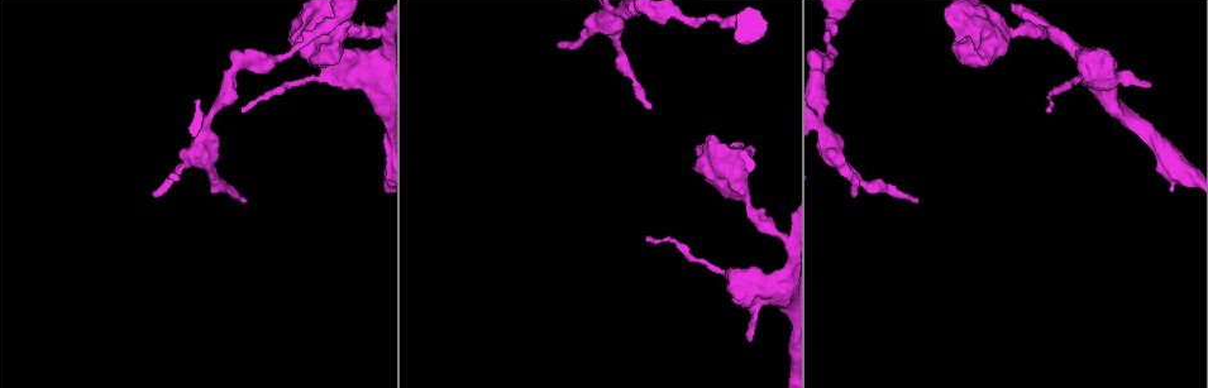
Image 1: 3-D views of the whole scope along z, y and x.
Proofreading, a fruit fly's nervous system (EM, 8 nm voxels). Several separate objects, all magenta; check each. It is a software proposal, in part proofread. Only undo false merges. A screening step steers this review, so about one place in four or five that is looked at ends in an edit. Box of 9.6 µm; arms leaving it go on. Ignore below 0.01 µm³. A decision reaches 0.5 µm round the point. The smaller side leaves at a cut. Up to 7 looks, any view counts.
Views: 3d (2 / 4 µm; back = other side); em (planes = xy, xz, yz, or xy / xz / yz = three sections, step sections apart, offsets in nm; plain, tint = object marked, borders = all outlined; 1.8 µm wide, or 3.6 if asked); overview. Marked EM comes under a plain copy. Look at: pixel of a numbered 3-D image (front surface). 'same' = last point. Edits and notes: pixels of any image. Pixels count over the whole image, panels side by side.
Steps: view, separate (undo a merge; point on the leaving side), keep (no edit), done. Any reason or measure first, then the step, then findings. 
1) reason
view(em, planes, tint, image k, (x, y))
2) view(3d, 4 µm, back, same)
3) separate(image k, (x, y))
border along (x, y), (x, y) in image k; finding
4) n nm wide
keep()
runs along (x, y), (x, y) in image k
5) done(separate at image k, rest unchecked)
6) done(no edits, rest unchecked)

calibre changes
view(em, 3.6 µm, xy, step 16, tint, image 1, (830, 19))

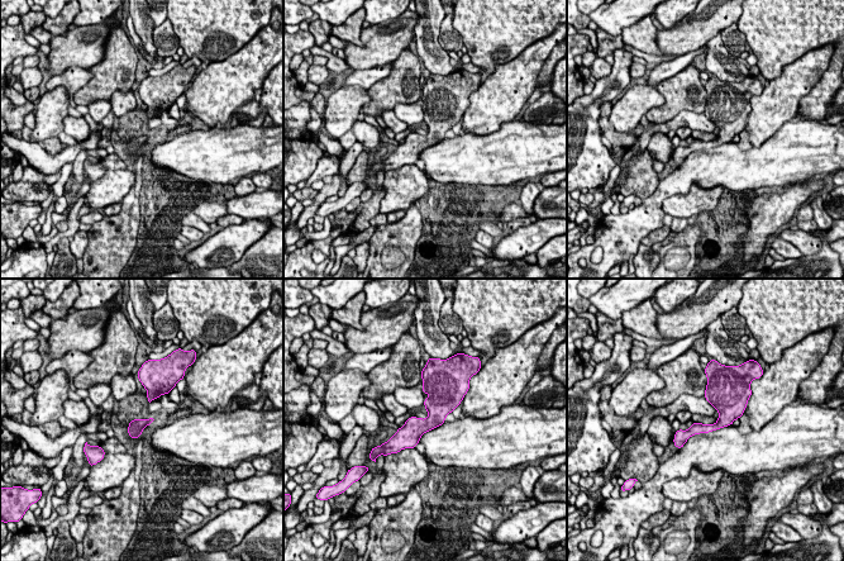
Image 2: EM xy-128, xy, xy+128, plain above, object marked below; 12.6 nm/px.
100 nm wide
keep()
all the same cell

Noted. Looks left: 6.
narrows sharply
view(3d, 4 µm, image 1, (860, 181))

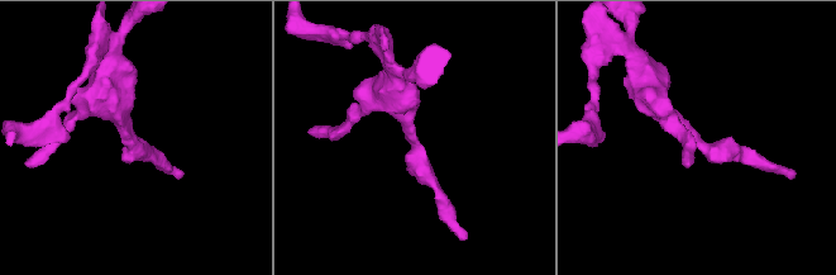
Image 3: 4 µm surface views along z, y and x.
arms of 200, 320 nm
view(em, 3.6 µm, xy, step 4, tint, image 3, (698, 142))

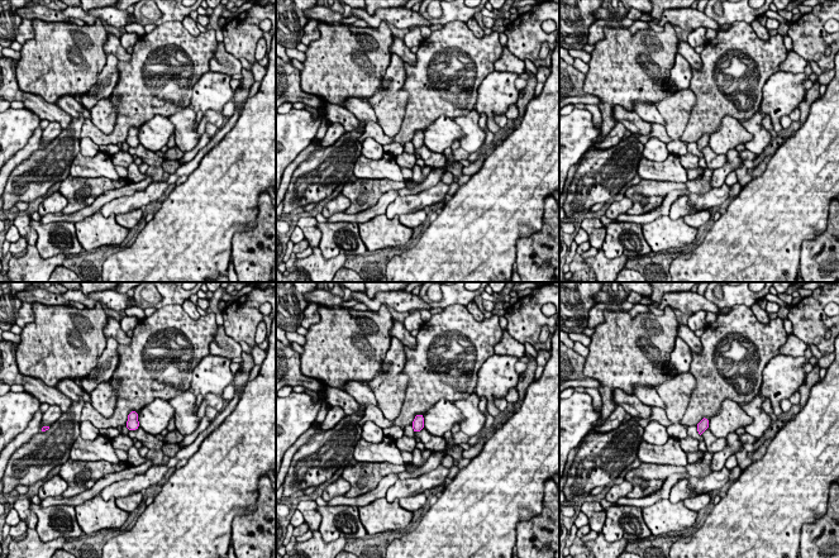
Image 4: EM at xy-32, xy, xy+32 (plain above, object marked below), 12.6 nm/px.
140 nm wide
keep()
all the same cell

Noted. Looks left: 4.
view(em, planes, tint, image 1, (750, 205))

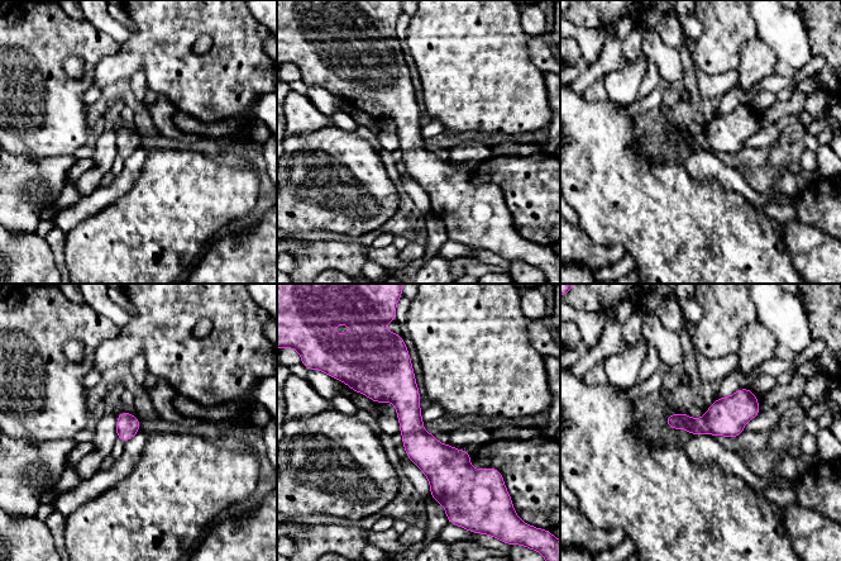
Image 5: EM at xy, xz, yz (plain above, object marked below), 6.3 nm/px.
keep()
runs along (400, 352), (441, 498) in image 5; all the same cell

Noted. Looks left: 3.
done(no edits, rest unchecked)

